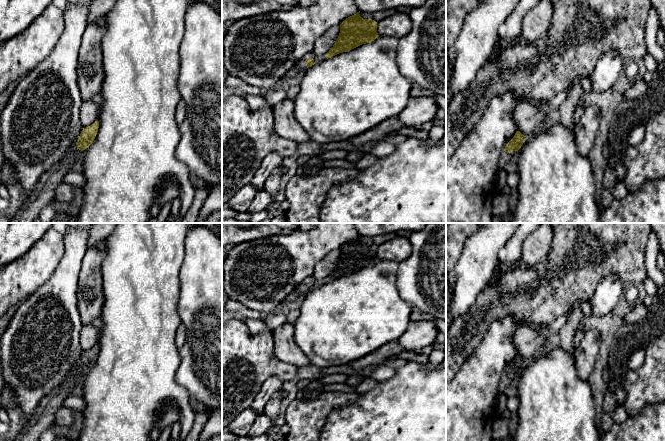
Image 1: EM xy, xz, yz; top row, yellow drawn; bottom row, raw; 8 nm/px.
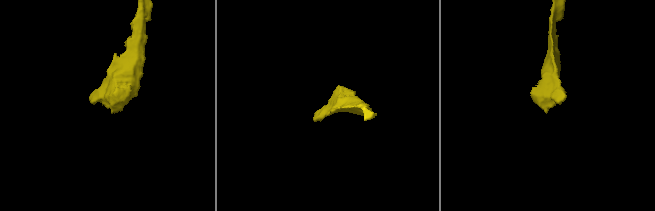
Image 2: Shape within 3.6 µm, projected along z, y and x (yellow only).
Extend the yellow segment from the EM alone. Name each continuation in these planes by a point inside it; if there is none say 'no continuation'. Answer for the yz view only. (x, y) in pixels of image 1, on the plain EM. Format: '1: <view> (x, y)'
1: yz (506, 382)

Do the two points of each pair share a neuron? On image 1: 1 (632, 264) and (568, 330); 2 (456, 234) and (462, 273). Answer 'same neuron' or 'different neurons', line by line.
1: different neurons
2: different neurons

